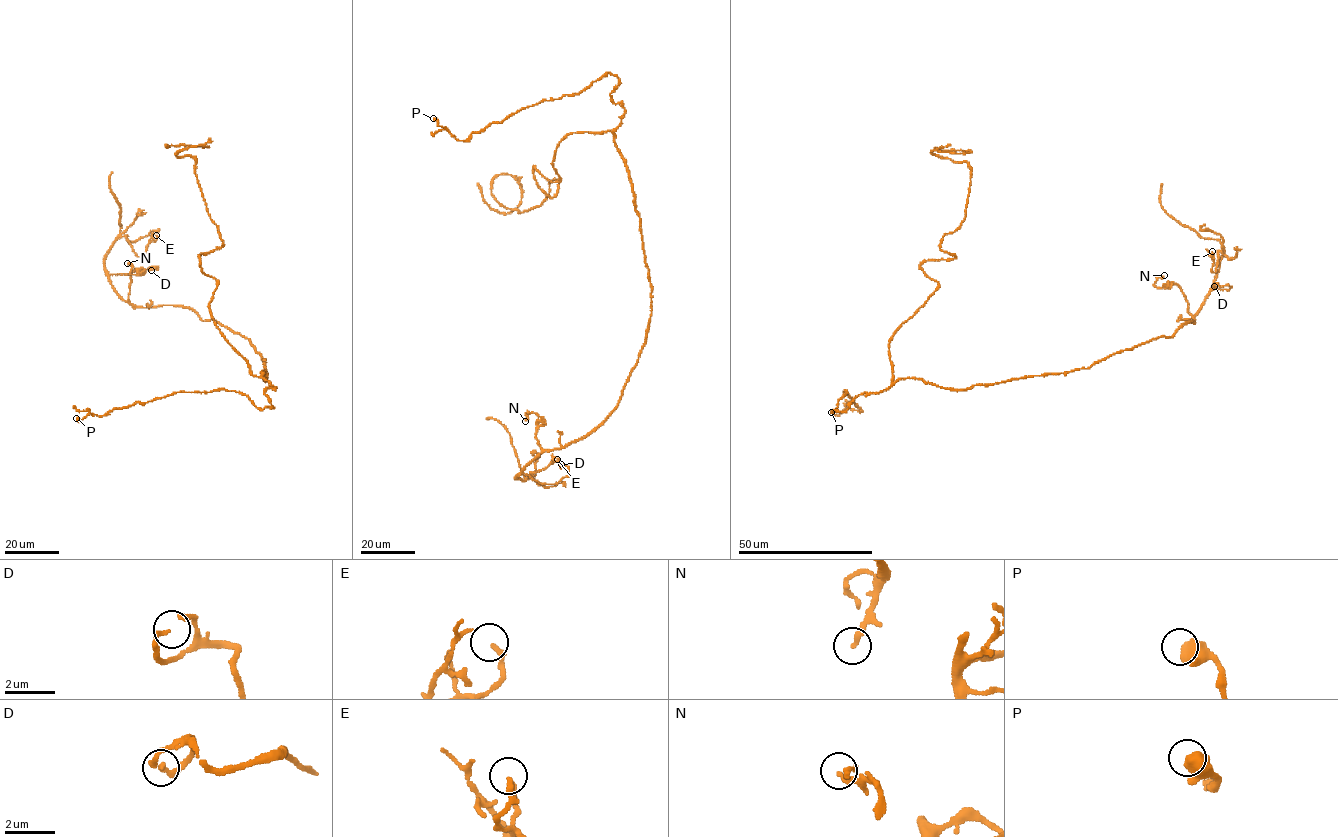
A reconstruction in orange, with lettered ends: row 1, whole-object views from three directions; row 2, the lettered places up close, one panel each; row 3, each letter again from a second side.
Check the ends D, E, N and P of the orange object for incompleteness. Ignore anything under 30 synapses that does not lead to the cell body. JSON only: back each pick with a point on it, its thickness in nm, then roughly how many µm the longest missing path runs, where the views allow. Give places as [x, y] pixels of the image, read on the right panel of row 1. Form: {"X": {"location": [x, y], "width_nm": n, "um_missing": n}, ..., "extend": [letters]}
{"extend": []}

